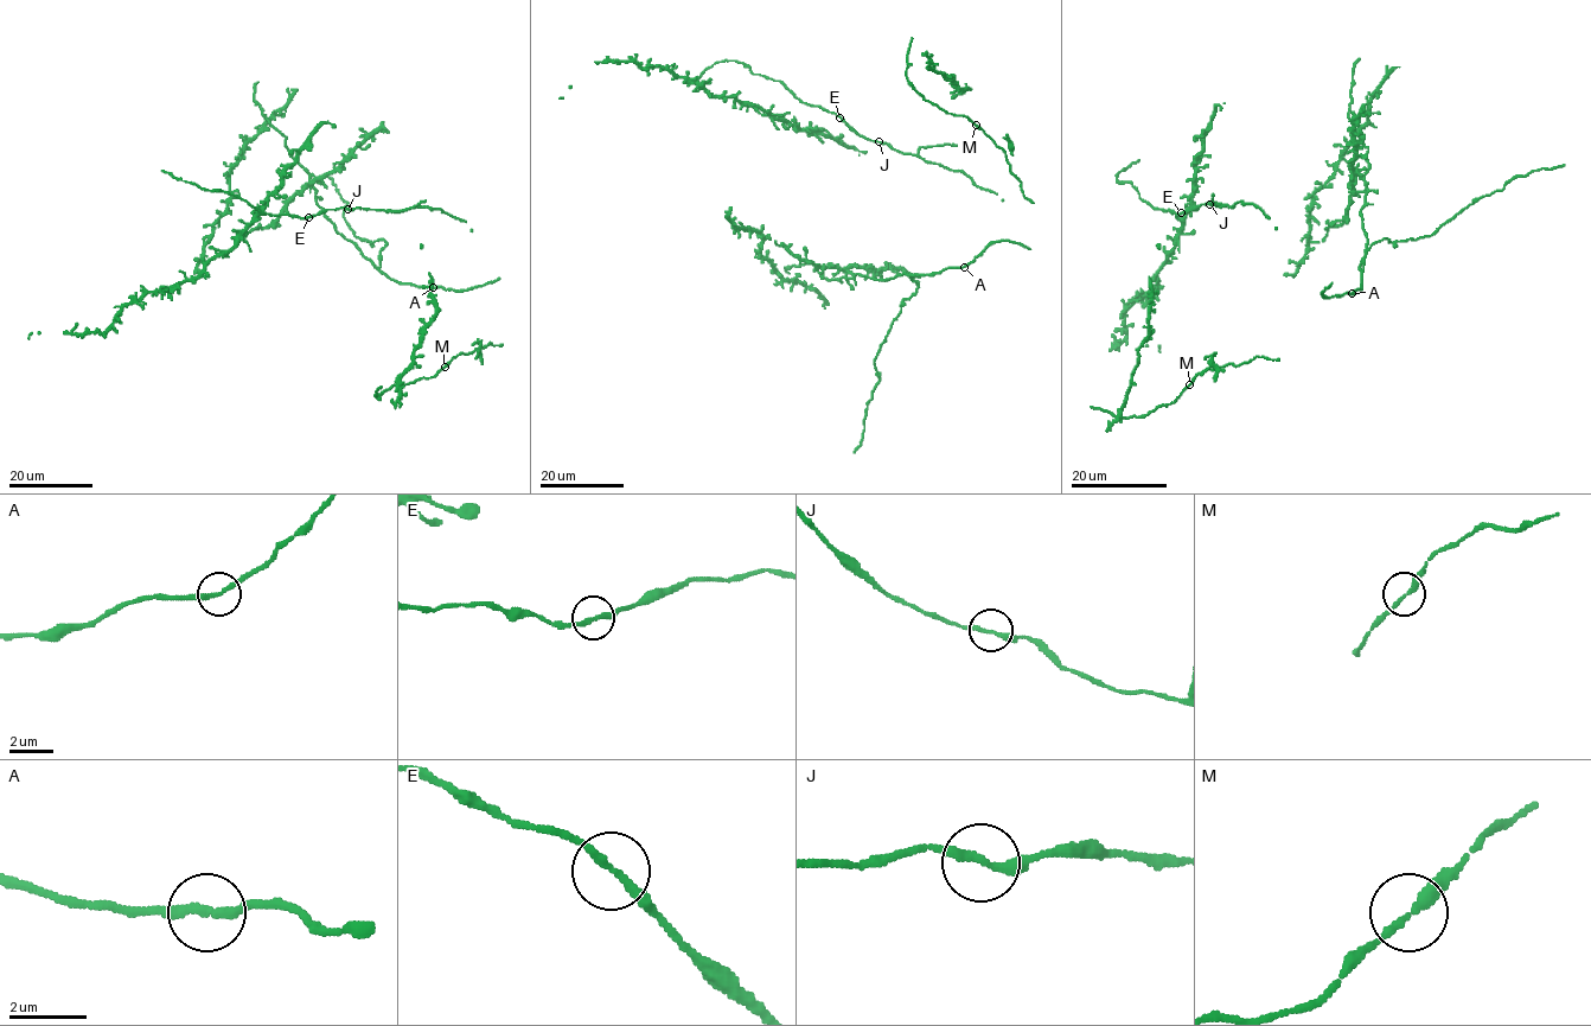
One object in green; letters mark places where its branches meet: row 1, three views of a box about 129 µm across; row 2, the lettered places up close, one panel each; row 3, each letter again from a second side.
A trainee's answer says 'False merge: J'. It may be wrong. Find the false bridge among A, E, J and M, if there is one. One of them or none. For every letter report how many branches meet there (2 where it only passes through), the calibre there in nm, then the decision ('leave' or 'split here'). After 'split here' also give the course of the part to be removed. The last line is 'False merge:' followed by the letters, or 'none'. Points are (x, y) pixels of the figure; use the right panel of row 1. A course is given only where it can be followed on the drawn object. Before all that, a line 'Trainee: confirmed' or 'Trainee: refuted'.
Trainee: refuted
A: branches 2; calibre 220 nm; leave
E: branches 2; calibre 200 nm; leave
J: branches 2; calibre 200 nm; leave
M: branches 2; calibre 220 nm; leave
False merge: none

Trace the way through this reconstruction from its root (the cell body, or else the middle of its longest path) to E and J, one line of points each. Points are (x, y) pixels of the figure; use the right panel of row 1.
E: (1266, 216), (1257, 206), (1241, 202), (1233, 206), (1207, 203), (1181, 212)
J: (1266, 216), (1257, 206), (1241, 202), (1233, 206), (1209, 204)

